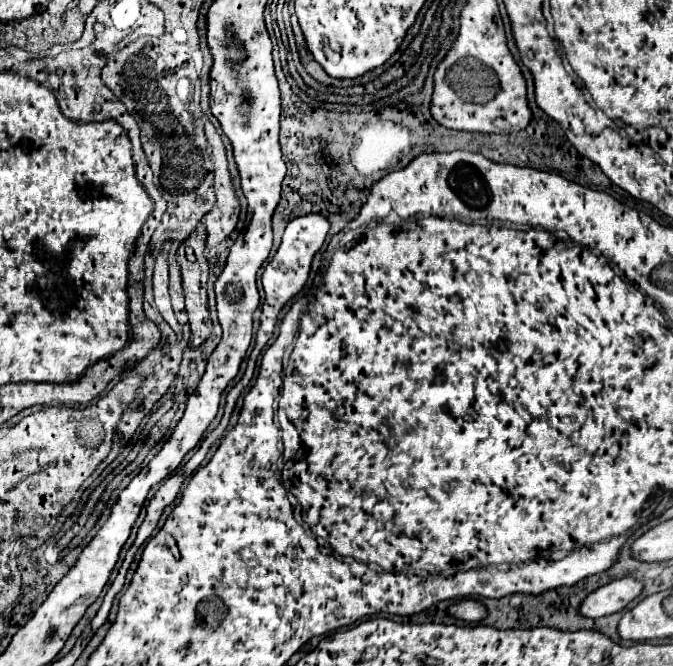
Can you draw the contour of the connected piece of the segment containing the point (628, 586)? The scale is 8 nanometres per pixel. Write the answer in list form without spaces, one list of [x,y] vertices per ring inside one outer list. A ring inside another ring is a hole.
[[[634,577],[614,579],[602,585],[600,589],[596,589],[594,593],[590,593],[580,607],[580,613],[592,619],[612,615],[624,609],[632,599],[636,599],[642,593],[642,589],[644,585],[640,579],[634,579]]]

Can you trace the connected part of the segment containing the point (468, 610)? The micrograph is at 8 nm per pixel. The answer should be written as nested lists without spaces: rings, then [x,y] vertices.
[[[460,601],[456,605],[450,607],[450,615],[462,619],[462,621],[468,621],[468,623],[476,623],[480,619],[486,617],[486,609],[478,603],[478,601]]]

